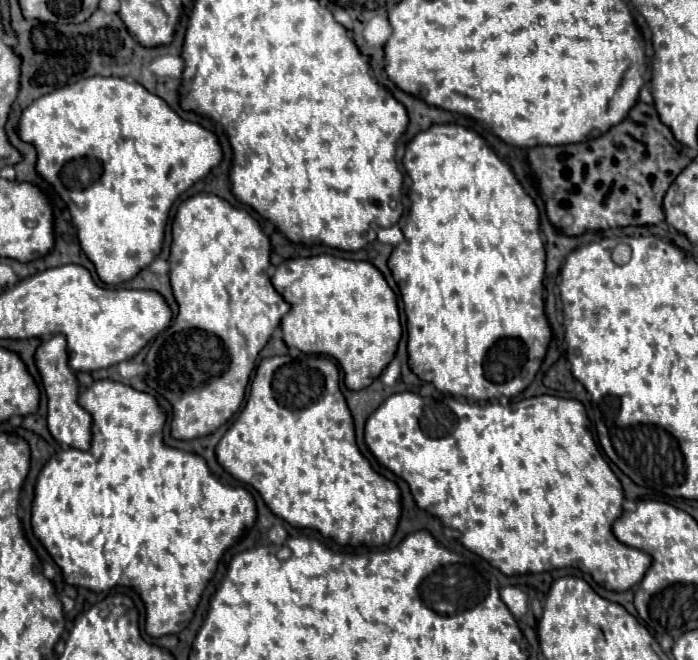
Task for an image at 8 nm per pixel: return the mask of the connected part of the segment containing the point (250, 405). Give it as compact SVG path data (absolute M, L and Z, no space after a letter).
M284 354L284 356L270 356L270 358L264 358L260 362L260 366L256 368L256 376L252 380L252 386L250 386L250 396L248 396L248 402L246 406L242 408L242 412L238 414L236 422L228 428L228 432L222 436L218 448L216 448L216 456L218 456L218 462L240 482L244 484L250 484L252 488L256 488L264 502L268 504L268 508L284 518L286 522L290 522L292 526L300 526L300 528L314 528L318 530L322 536L326 538L334 538L340 546L358 546L358 544L366 544L366 546L382 546L382 544L388 544L396 532L396 526L398 526L398 520L400 520L400 510L402 510L402 498L400 498L400 488L396 482L384 478L382 474L378 474L372 464L368 462L368 458L364 458L364 454L360 452L358 444L356 444L356 432L354 432L354 420L352 420L352 414L348 410L348 404L346 404L346 398L340 390L340 370L336 366L334 360L326 358L326 356L316 356L316 354L298 354L298 356L290 356L290 354Z

